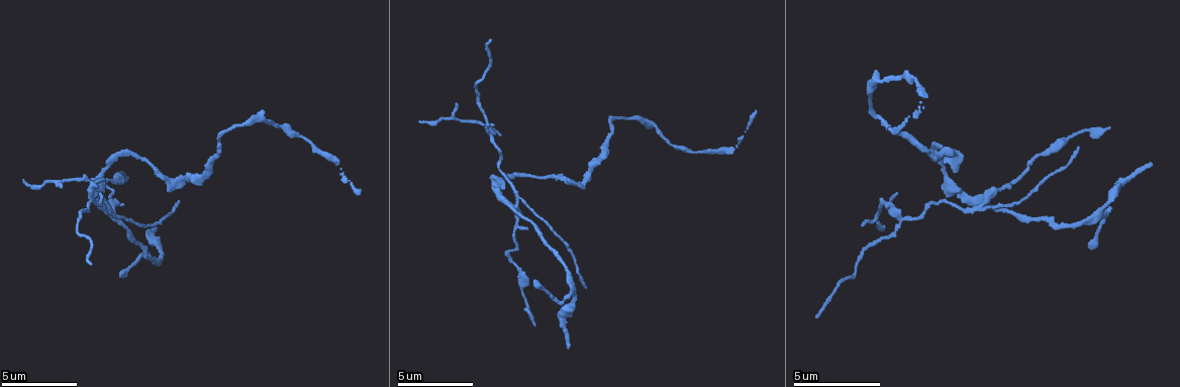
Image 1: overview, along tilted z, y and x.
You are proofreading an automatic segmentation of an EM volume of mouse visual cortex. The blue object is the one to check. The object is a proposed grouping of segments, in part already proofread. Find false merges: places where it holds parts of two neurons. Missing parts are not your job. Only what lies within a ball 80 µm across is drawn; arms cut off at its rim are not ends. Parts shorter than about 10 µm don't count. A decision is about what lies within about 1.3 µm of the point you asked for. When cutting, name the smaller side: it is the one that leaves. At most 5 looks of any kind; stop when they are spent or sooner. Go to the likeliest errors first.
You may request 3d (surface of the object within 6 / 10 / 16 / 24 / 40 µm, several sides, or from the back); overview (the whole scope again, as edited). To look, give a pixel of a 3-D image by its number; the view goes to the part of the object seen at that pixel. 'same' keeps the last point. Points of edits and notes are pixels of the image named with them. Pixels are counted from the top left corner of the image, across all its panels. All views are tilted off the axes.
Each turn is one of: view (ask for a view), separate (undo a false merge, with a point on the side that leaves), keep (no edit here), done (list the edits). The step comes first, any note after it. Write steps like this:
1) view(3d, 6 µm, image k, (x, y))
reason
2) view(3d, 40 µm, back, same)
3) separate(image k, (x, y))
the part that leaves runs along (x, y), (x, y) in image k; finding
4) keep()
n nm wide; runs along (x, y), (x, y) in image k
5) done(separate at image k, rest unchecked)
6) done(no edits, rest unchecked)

view(3d, 10 µm, image 1, (988, 197))
thin arm on a thick one

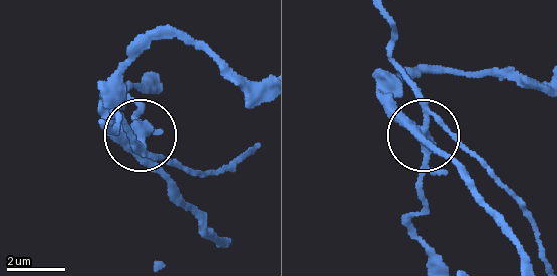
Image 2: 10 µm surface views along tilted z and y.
view(3d, 10 µm, back, same)

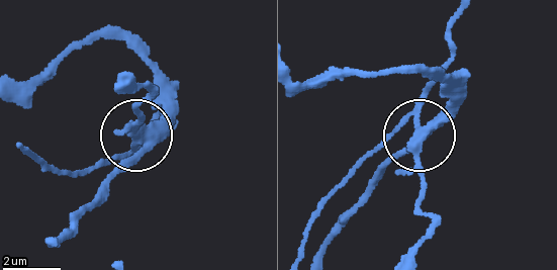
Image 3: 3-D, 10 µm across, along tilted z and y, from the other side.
separate(image 3, (430, 86))
4 arms; the part that leaves runs along (426, 127), (425, 87), (452, 56), (458, 15) in image 3; two neurons meet here

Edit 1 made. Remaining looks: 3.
view(3d, 10 µm, image 1, (518, 173))

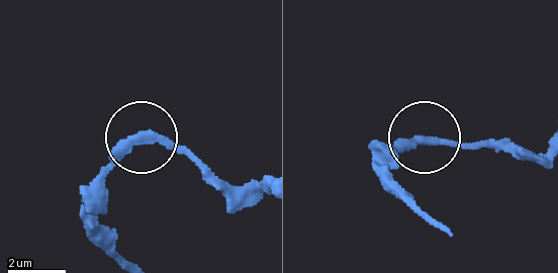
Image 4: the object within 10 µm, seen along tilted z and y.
view(3d, 10 µm, back, image 4, (425, 142))

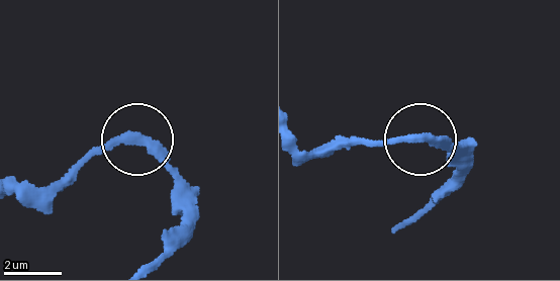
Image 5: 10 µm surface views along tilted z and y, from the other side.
keep()
310 nm wide; all the same neuron

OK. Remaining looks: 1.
view(3d, 16 µm, image 1, (181, 180))
thick turns thin

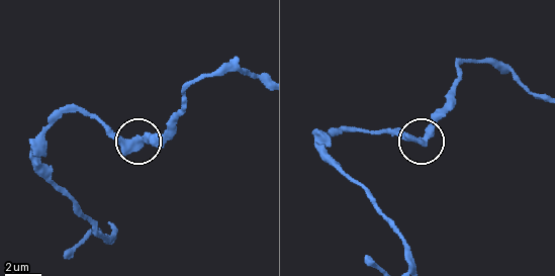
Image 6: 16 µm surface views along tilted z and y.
keep()
runs along (397, 133), (422, 138), (449, 106) in image 6; continuous, no second neuron

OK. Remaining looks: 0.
done(separate at image 3, rest unchecked)

